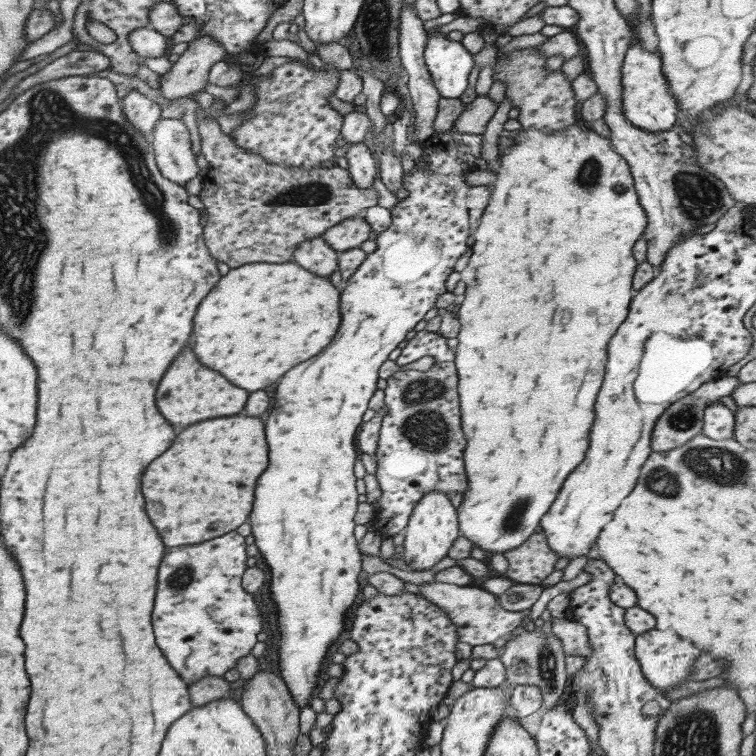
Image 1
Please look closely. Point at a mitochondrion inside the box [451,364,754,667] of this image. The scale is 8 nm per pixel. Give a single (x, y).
(719, 466)

